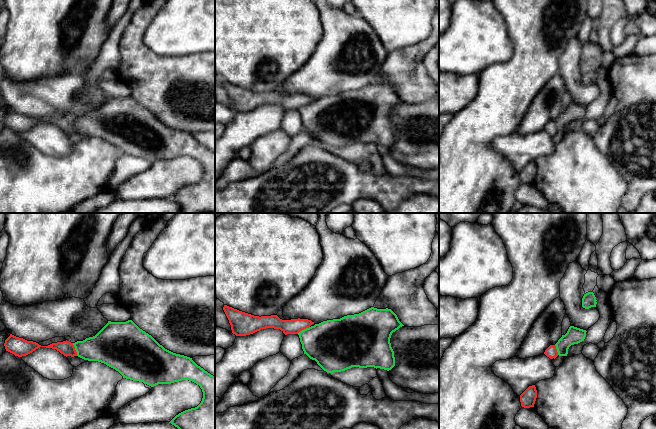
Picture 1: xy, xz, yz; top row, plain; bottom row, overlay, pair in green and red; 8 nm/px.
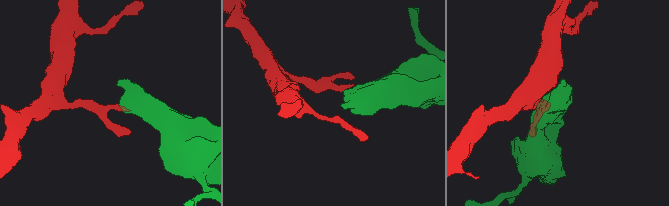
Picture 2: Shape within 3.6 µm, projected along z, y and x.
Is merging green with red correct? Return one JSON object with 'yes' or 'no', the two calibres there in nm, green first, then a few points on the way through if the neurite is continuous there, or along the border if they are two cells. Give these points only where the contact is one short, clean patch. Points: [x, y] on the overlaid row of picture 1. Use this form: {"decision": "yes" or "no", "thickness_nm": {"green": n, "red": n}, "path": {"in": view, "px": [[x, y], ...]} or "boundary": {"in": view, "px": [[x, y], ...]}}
{"decision": "no", "thickness_nm": {"green": 260, "red": 120}, "boundary": {"in": "xy", "px": [[72, 343], [77, 355]]}}

